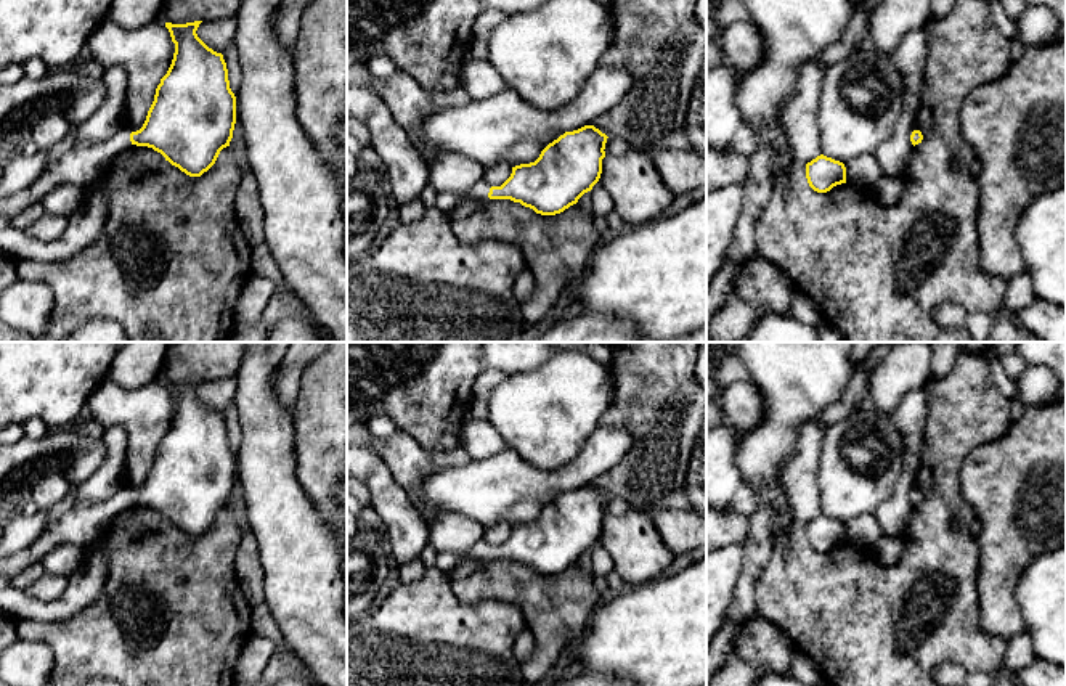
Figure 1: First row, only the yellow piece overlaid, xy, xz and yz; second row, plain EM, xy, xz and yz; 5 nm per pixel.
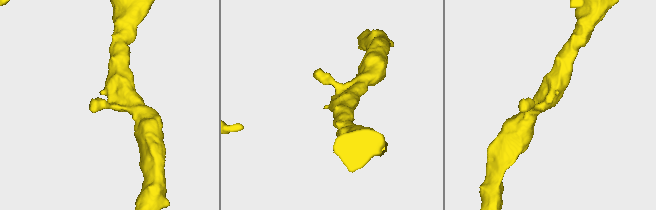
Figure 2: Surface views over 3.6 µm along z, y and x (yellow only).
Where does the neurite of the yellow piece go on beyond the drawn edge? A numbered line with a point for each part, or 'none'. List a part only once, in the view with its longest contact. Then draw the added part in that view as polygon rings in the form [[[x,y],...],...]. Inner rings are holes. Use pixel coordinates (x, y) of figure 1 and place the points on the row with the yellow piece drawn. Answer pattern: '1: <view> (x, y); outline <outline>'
1: xy (85, 164); outline [[[125,125],[106,141],[72,148],[50,167],[43,169],[31,186],[0,199],[0,215],[11,218],[19,215],[31,206],[40,202],[58,185],[69,183],[83,190],[95,185],[111,169],[116,156],[132,146],[130,133],[130,127]]]

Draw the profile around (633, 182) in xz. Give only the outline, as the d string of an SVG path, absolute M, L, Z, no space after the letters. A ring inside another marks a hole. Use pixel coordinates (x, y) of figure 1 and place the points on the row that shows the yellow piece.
M647 151L607 154L602 159L599 182L613 199L613 210L628 228L657 220L674 199Z

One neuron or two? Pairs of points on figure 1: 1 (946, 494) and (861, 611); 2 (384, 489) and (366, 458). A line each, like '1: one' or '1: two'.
1: one
2: one

